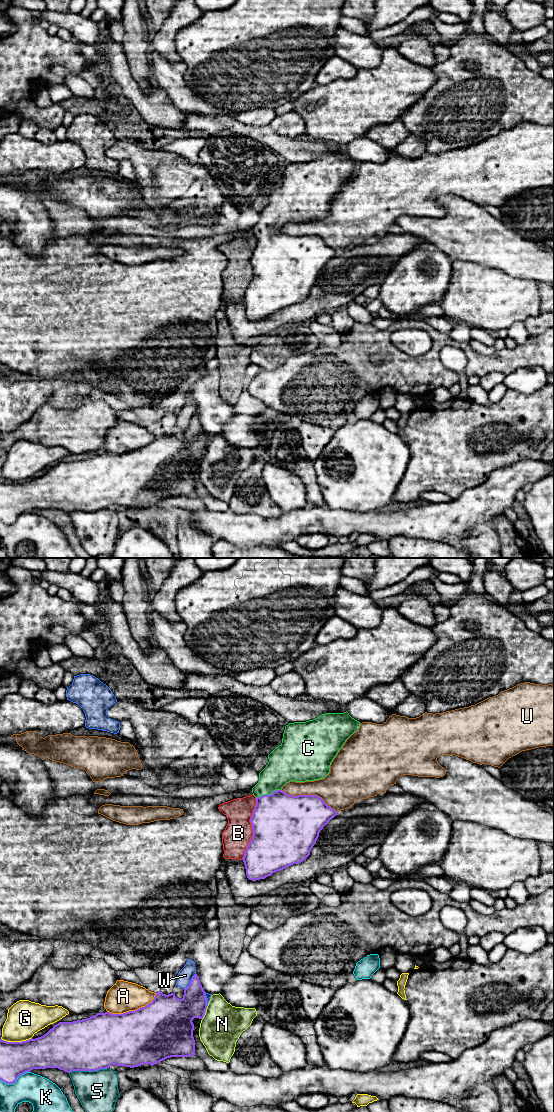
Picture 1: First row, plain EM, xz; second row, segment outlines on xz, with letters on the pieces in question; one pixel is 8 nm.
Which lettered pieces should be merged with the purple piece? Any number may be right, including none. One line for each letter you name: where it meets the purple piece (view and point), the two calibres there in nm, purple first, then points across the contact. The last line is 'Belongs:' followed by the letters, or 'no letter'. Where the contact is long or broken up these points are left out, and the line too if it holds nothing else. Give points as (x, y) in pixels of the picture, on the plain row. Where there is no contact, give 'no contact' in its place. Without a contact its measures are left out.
C: contact xz (268, 235); calibres 480 and 240 nm
Belongs: C

